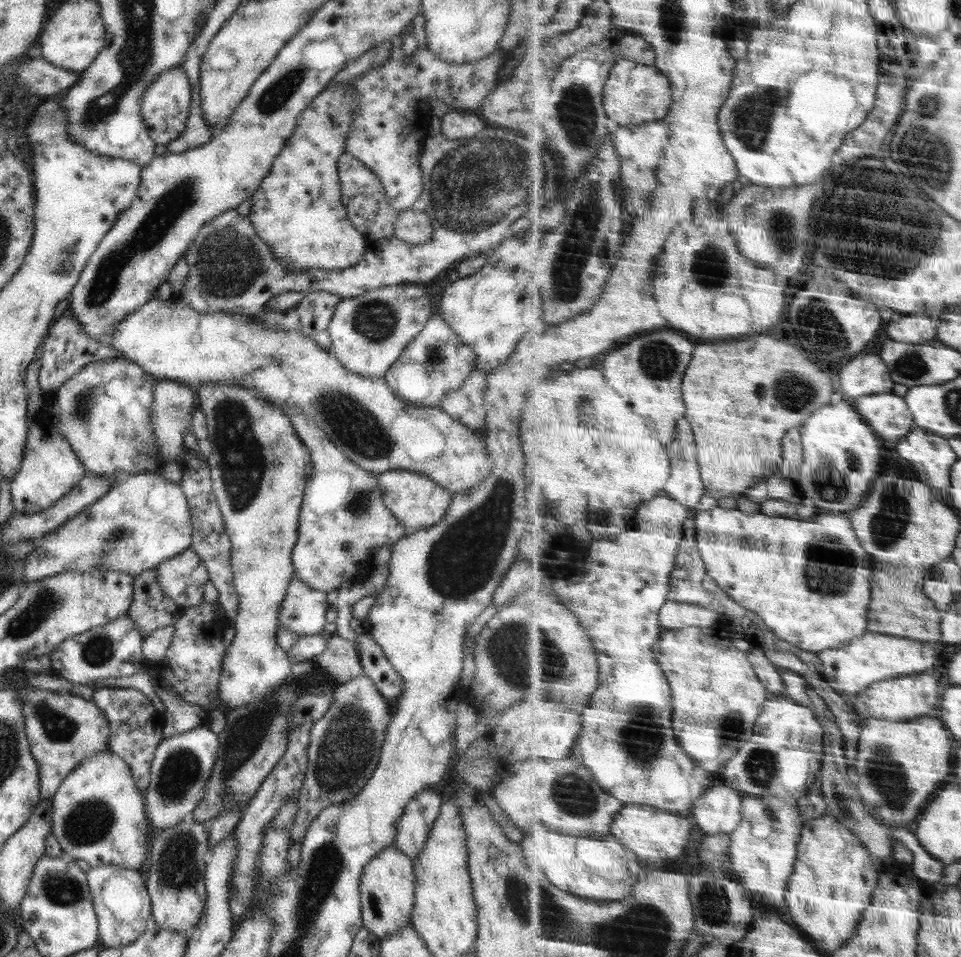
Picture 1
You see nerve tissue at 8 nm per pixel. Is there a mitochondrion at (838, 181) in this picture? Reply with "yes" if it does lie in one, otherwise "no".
no

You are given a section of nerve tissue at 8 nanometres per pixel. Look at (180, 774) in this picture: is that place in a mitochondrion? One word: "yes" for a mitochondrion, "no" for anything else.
yes

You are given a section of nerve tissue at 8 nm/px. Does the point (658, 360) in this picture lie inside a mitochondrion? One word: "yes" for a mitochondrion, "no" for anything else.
yes

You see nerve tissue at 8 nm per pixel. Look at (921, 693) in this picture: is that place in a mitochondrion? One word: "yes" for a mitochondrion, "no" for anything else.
no

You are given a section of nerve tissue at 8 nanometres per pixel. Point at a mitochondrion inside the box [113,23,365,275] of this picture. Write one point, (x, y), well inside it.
(278, 93)

